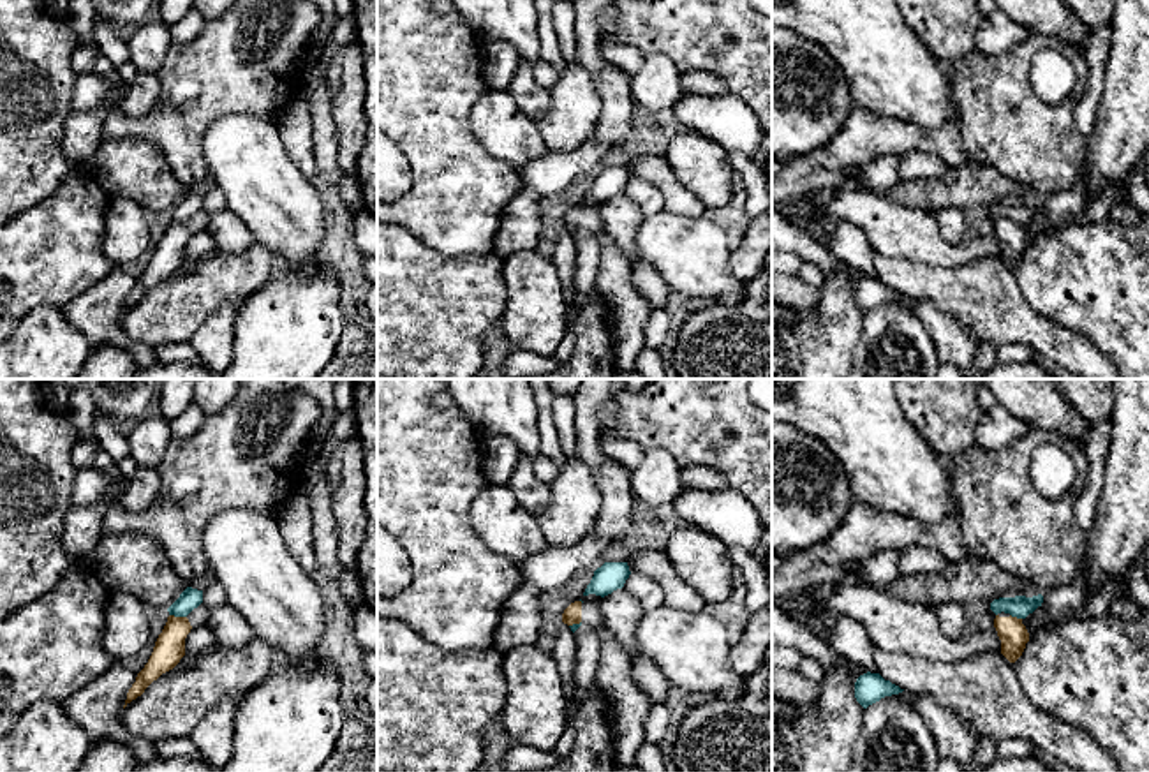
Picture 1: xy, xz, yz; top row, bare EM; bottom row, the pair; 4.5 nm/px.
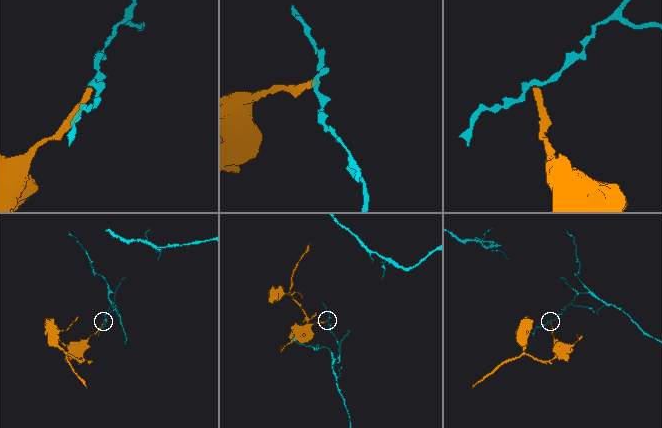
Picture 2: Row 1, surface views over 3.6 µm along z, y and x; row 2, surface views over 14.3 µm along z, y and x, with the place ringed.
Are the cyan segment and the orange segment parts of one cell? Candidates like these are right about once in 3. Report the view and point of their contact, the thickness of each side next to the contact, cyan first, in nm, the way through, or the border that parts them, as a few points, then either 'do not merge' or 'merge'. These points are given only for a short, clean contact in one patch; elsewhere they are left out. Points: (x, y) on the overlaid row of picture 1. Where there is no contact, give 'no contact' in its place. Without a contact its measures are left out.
contact xy (178, 616); calibres 100 and 140 nm; border xy (170, 614), (185, 617); do not merge

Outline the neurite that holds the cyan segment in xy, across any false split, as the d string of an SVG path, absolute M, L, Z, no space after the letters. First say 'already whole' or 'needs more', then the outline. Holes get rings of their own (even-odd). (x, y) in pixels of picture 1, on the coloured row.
already whole; M187 587L180 598L167 608L169 615L187 617L194 608L203 603L203 590Z

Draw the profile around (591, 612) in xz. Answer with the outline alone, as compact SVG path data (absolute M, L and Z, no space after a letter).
M574 601L574 603L571 603L562 613L562 622L567 626L582 622L585 626L601 627L603 626L601 601L592 601L592 603Z

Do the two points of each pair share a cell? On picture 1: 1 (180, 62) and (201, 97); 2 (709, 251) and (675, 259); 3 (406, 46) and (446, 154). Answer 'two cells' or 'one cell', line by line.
1: one cell
2: one cell
3: one cell

